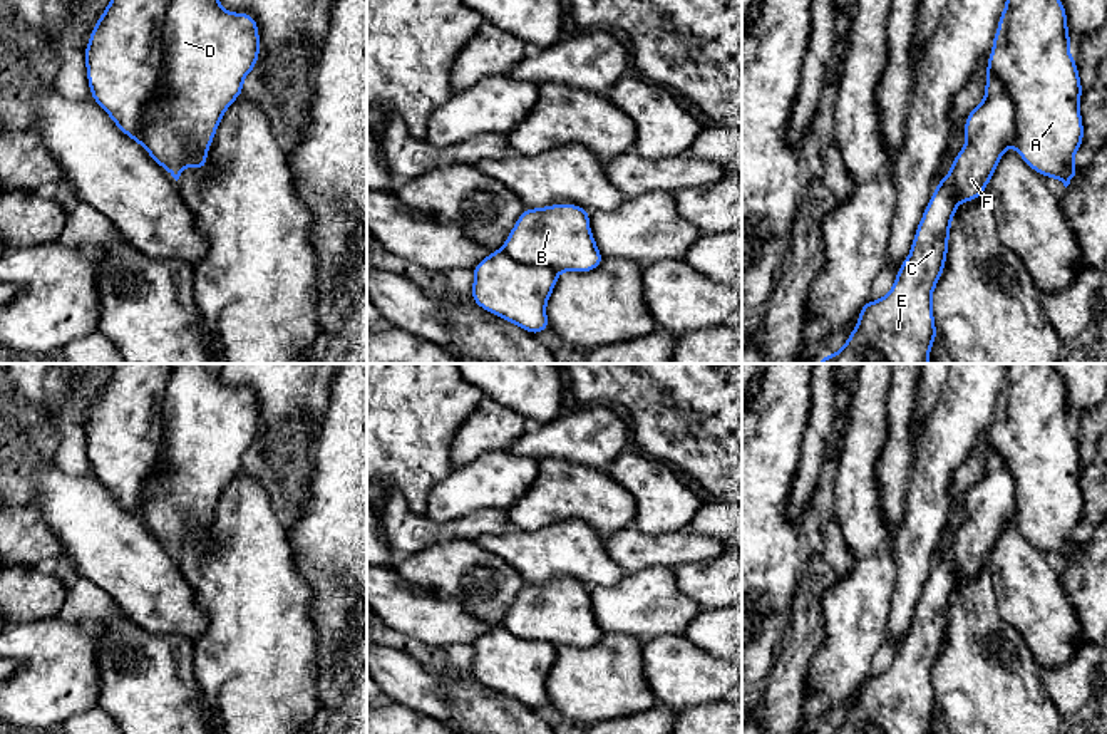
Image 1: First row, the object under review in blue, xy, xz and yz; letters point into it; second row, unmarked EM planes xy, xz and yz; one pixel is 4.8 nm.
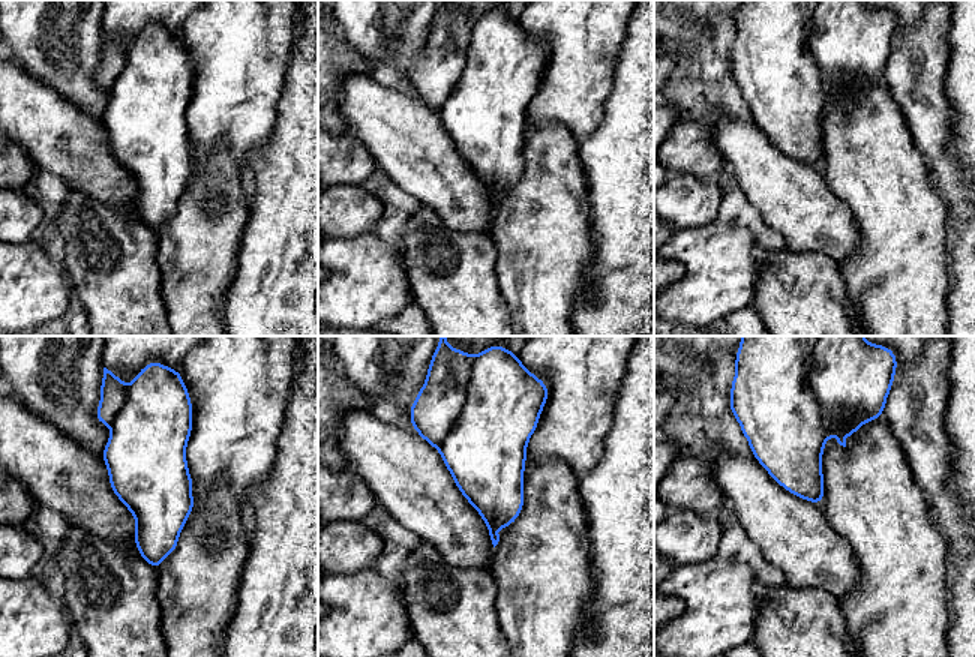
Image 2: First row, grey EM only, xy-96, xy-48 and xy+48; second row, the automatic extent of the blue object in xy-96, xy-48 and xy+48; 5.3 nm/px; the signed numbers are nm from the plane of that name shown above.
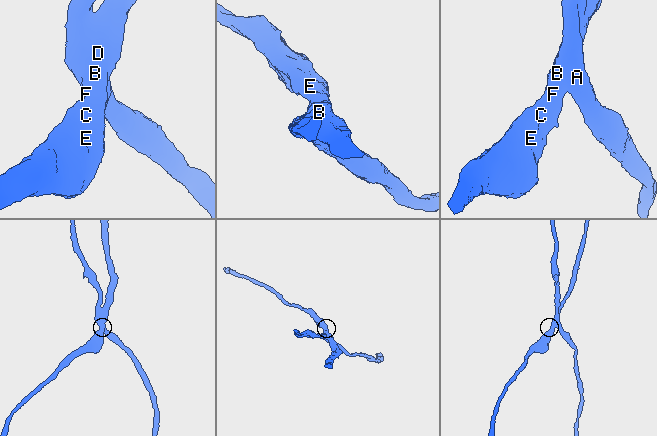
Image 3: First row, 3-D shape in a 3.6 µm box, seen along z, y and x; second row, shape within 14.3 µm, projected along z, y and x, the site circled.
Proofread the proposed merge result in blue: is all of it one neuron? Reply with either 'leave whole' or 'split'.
split

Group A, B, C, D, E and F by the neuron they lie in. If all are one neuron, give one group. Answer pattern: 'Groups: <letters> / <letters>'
Groups: A / B C D E F

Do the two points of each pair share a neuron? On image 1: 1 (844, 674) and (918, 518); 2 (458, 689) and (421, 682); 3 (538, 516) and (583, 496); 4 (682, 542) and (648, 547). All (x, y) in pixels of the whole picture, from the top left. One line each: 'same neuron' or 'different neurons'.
1: different neurons
2: different neurons
3: same neuron
4: same neuron

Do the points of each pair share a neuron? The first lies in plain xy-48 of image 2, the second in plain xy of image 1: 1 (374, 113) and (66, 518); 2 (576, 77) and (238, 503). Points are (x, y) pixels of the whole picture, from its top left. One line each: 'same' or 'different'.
1: same
2: different

